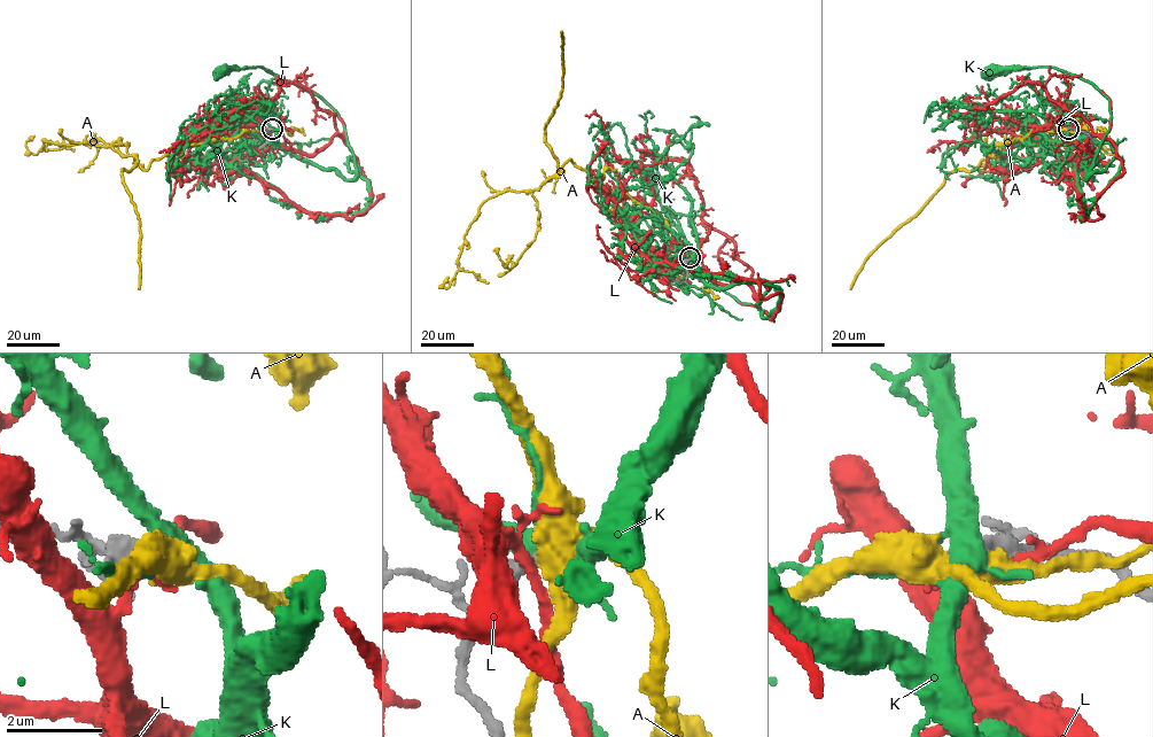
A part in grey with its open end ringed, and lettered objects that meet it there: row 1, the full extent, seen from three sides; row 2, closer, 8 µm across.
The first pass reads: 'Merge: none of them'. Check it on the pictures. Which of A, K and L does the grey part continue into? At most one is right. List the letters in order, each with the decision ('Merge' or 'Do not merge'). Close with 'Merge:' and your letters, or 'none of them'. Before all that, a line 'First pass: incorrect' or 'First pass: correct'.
First pass: correct
A: Do not merge
K: Do not merge
L: Do not merge
Merge: none of them

